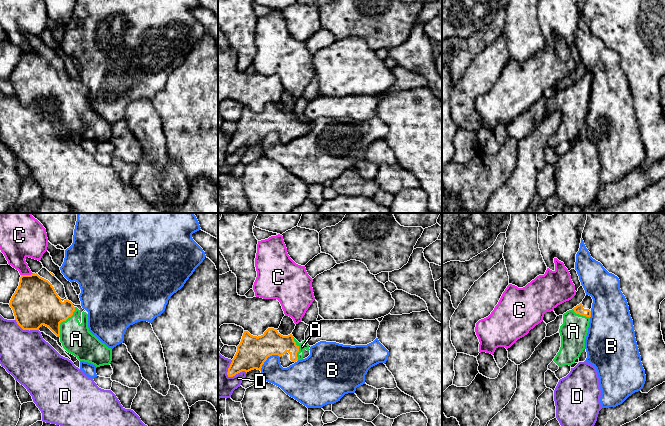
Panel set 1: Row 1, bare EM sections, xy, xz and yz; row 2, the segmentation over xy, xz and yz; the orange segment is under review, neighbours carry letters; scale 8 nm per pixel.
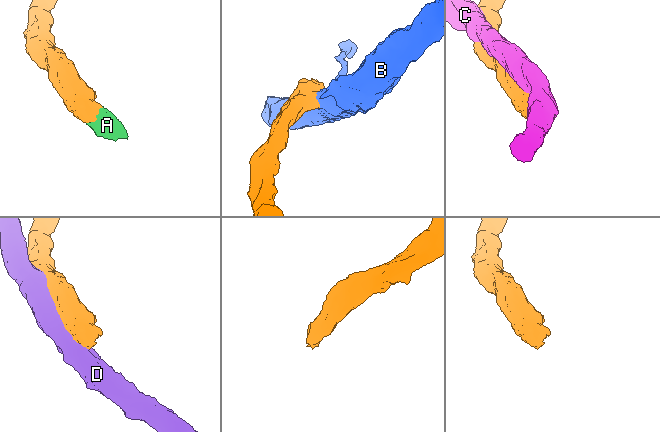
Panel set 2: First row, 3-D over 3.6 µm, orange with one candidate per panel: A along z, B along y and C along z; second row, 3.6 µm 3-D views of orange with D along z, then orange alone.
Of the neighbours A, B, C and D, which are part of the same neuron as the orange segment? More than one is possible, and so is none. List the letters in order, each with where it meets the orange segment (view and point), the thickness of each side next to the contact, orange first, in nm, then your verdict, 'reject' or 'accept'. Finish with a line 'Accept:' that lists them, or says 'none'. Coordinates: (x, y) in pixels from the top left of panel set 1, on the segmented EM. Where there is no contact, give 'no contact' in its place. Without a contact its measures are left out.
A: contact xy (63, 320); calibres 360 and 240 nm; accept
B: contact xz (267, 357); calibres 240 and 200 nm; reject
C: contact xy (27, 275); calibres 380 and 240 nm; reject
D: contact xy (26, 329); calibres 380 and 380 nm; reject
Accept: A

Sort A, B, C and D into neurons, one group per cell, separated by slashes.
A / B / C / D

